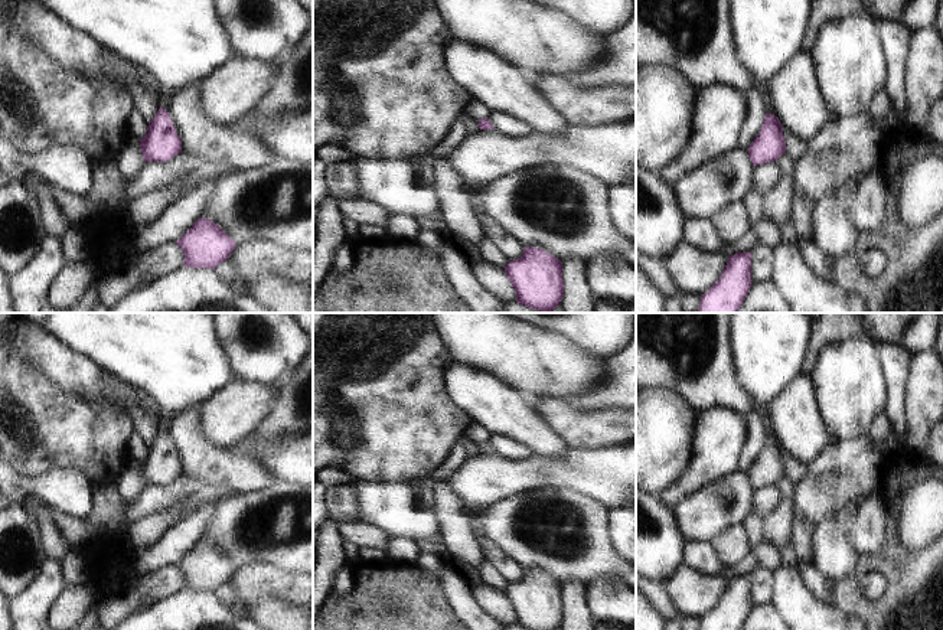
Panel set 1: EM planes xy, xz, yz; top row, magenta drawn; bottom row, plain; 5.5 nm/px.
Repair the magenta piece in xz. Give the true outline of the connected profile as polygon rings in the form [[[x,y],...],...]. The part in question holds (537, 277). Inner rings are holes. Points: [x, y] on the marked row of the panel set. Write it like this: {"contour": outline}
{"contour": [[[525,247],[523,255],[509,261],[505,274],[516,291],[516,301],[538,310],[539,313],[551,313],[558,307],[564,296],[562,262],[541,248]]]}

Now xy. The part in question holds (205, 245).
{"contour": [[[199,218],[176,244],[183,249],[183,265],[189,268],[215,270],[236,248],[235,241],[206,218]]]}

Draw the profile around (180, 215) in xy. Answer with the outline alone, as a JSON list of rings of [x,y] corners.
[[[216,179],[199,182],[187,195],[172,202],[160,216],[147,226],[128,229],[128,238],[140,255],[180,239],[202,216]]]

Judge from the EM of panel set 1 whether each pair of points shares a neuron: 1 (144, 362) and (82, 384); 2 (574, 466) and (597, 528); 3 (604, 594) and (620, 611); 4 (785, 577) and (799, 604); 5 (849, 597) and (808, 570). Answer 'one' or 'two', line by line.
1: two
2: two
3: one
4: one
5: two

